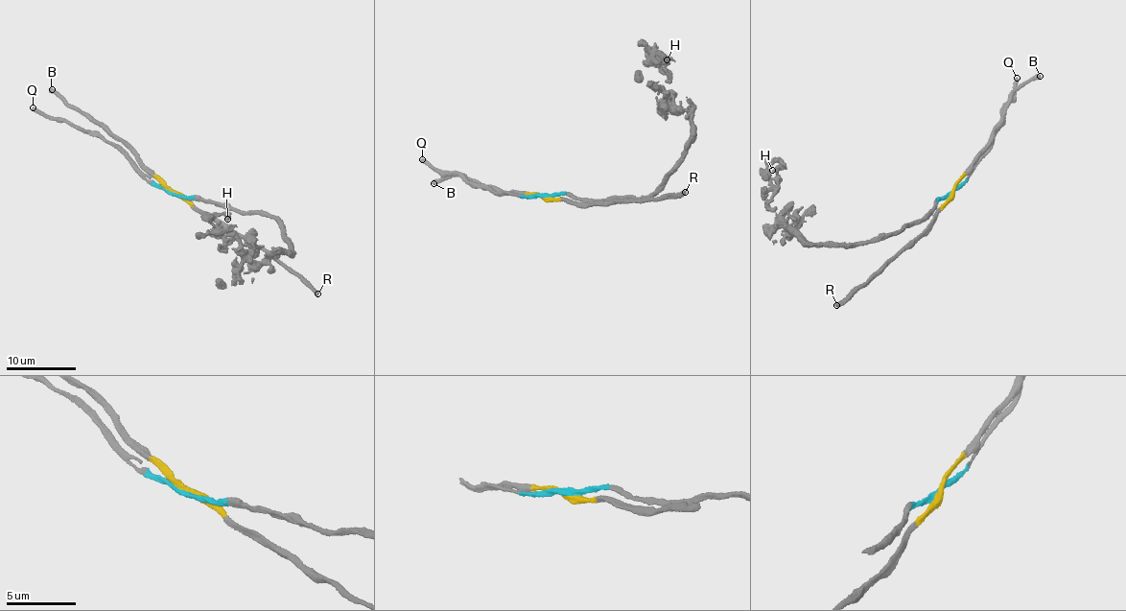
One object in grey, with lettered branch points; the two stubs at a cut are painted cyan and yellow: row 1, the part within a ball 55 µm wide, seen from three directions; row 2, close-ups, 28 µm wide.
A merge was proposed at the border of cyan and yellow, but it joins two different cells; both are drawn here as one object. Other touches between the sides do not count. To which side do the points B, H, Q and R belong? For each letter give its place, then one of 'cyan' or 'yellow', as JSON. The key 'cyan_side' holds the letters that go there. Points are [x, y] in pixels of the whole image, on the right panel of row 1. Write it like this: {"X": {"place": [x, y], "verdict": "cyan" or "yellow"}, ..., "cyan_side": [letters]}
{"B": {"place": [1040, 76], "verdict": "yellow"}, "H": {"place": [772, 170], "verdict": "cyan"}, "Q": {"place": [1017, 78], "verdict": "cyan"}, "R": {"place": [836, 305], "verdict": "yellow"}, "cyan_side": ["H", "Q"]}

